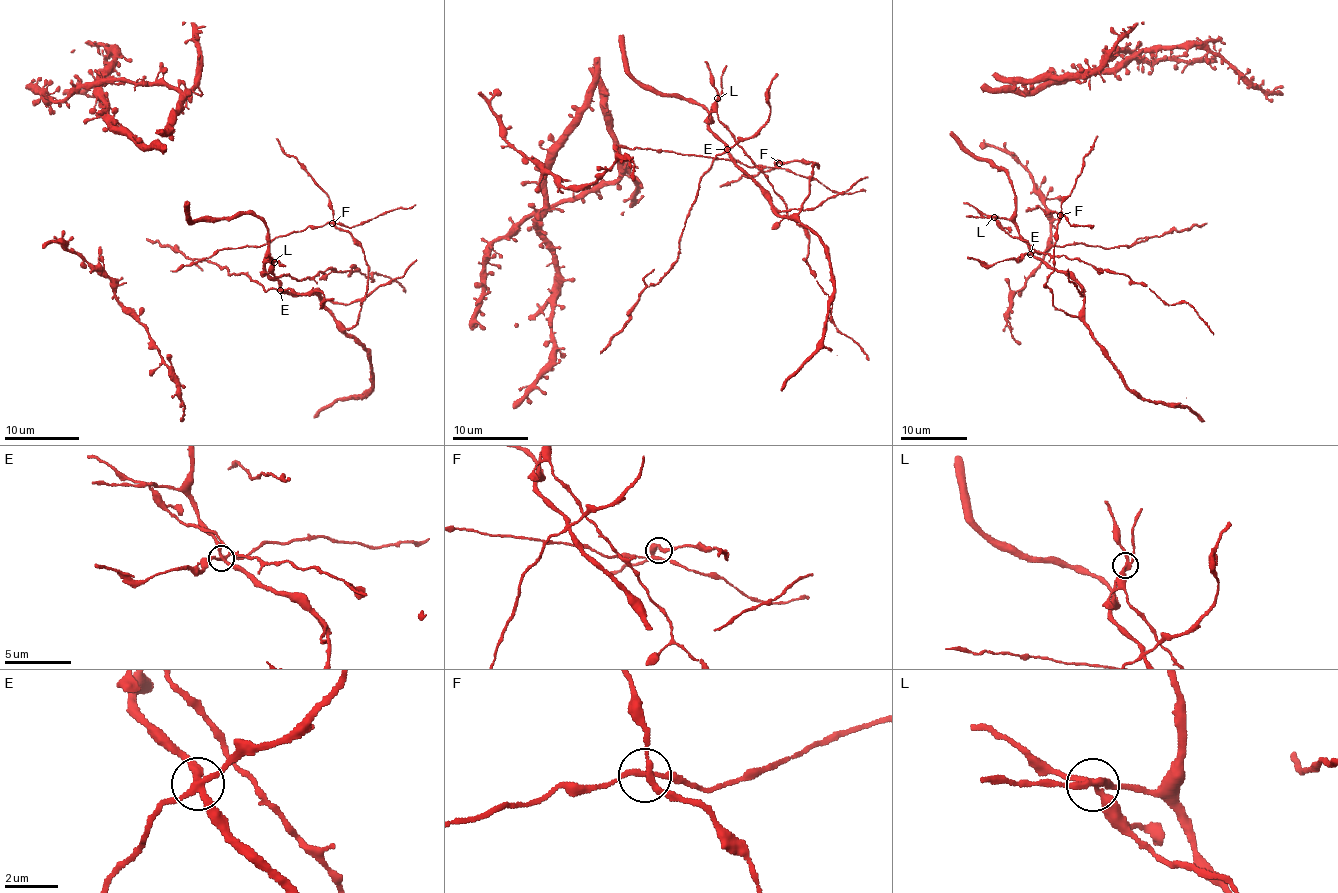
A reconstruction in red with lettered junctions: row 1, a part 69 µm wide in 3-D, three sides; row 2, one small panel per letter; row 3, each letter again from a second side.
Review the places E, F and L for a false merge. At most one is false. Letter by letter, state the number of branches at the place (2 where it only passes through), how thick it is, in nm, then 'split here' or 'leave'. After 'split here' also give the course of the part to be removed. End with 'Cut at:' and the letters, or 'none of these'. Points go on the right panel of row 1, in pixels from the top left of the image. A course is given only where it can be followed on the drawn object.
E: branches 4; calibre 260 nm; split here; course (1030, 253), (1041, 253), (1057, 245), (1127, 245), (1206, 223)
F: branches 4; calibre 200 nm; leave
L: branches 4; calibre 280 nm; leave
Cut at: E

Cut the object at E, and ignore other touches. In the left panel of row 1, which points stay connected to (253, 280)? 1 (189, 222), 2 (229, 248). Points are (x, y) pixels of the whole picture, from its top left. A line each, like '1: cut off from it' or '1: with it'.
1: cut off from it
2: cut off from it

